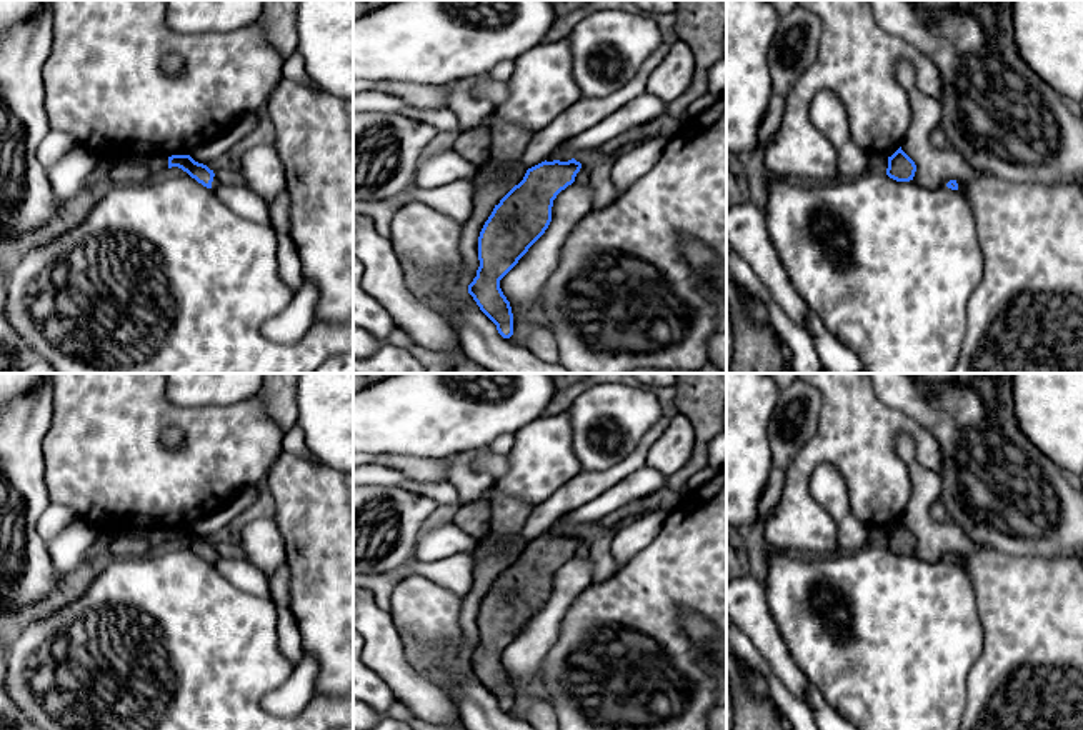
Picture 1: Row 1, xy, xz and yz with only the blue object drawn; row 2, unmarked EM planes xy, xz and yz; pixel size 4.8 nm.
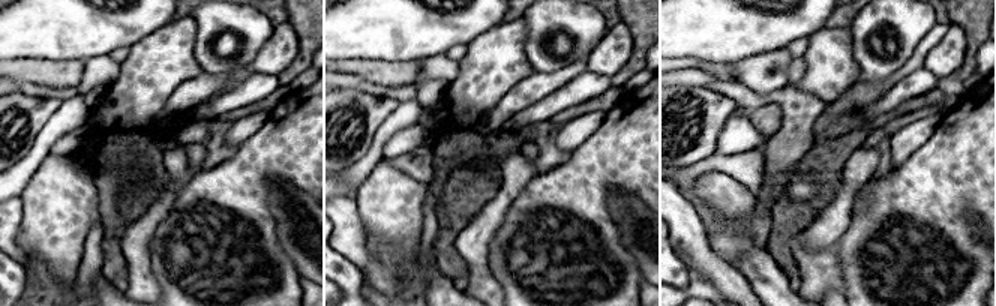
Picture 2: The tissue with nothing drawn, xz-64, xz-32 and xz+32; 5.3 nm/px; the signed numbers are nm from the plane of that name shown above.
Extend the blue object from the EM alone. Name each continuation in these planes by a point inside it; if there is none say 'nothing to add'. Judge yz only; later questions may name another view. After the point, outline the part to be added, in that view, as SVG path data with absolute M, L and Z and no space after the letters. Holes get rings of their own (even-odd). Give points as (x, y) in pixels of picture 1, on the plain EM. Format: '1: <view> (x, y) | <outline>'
nothing to add

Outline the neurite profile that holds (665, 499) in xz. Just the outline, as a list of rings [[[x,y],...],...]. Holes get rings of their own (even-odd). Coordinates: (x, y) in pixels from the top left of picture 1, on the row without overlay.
[[[723,465],[708,483],[695,492],[681,495],[680,492],[665,487],[638,500],[638,513],[646,515],[655,510],[668,513],[660,533],[633,558],[616,568],[611,577],[601,582],[593,582],[575,598],[561,622],[560,638],[538,667],[546,685],[548,703],[553,707],[558,720],[558,730],[708,730],[706,713],[720,705],[716,697],[716,680],[698,662],[695,648],[681,628],[681,615],[688,610],[700,613],[726,637],[726,465]]]

